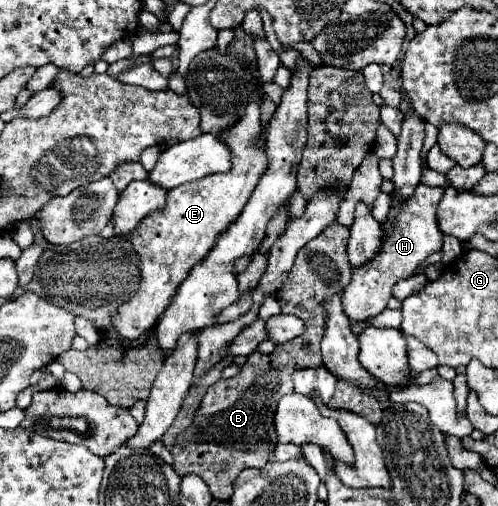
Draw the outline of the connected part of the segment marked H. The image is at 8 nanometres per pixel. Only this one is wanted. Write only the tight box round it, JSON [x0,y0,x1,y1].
[343,184,445,322]

